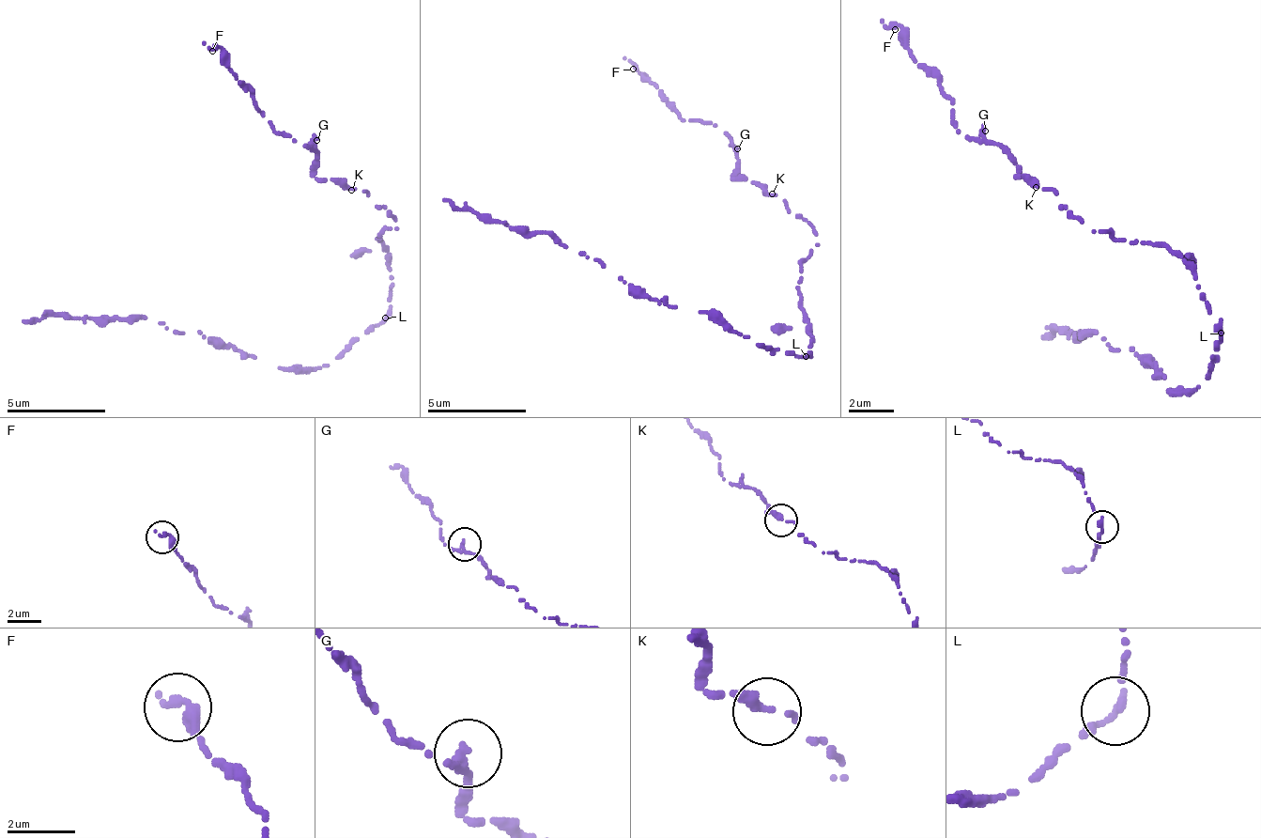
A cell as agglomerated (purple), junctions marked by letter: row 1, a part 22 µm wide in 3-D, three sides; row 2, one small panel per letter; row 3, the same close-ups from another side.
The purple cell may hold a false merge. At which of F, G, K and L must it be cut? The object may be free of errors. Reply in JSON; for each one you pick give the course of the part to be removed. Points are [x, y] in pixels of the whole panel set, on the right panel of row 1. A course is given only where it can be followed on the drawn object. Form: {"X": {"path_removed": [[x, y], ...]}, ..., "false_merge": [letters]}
{"L": {"path_removed": [[1222, 334], [1205, 380], [1193, 391], [1171, 391], [1154, 368], [1098, 334], [1081, 334], [1064, 329], [1041, 340]]}, "false_merge": ["L"]}

